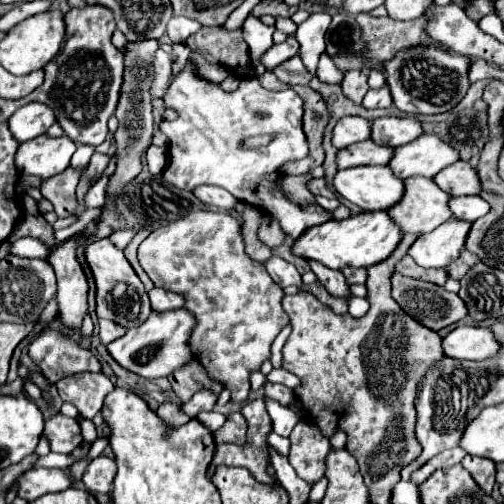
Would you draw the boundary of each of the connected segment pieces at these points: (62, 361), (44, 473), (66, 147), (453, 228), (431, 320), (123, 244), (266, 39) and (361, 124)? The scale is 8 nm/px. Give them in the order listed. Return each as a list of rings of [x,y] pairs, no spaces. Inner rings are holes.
[[[52,329],[40,333],[29,345],[29,357],[41,367],[51,383],[57,383],[63,375],[101,371],[101,363],[91,351],[83,349],[61,331]]]
[[[71,467],[35,469],[19,477],[19,497],[27,501],[35,501],[41,495],[65,491],[73,485],[75,485],[75,479],[71,477]]]
[[[39,135],[19,145],[15,163],[21,175],[37,175],[41,179],[47,179],[69,167],[75,149],[77,145],[67,135]]]
[[[447,221],[445,225],[439,225],[439,229],[427,235],[419,235],[407,253],[421,267],[445,269],[451,261],[459,257],[461,249],[465,247],[469,229],[471,221]]]
[[[393,271],[391,285],[393,285],[391,297],[401,305],[401,309],[409,317],[413,317],[415,321],[419,321],[421,325],[427,325],[433,331],[439,331],[439,329],[443,329],[447,325],[453,325],[453,323],[461,321],[467,315],[465,303],[459,299],[459,295],[457,293],[449,293],[443,287],[437,287],[435,283],[427,283],[427,281],[421,281],[421,279],[405,277],[405,275]]]
[[[123,230],[117,231],[109,236],[110,241],[122,251],[127,247],[135,236],[134,231]]]
[[[249,15],[243,23],[243,37],[249,45],[253,61],[259,61],[259,57],[273,45],[273,31],[275,27],[267,27],[259,21],[259,17]]]
[[[343,117],[333,129],[333,145],[345,149],[371,137],[371,123],[363,117]]]

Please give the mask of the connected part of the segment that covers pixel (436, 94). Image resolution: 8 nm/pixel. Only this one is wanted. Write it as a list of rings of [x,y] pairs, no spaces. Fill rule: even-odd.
[[[415,45],[397,51],[389,61],[381,65],[381,69],[385,73],[393,105],[399,111],[415,115],[433,115],[453,109],[453,105],[457,105],[465,97],[469,89],[467,73],[471,61],[471,57],[451,53],[449,49],[441,49],[439,45]]]

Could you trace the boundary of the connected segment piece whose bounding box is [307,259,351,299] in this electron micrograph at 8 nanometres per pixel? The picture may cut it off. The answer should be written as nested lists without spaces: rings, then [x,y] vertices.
[[[307,259],[311,271],[317,275],[317,279],[325,285],[325,289],[331,293],[331,295],[337,295],[337,297],[343,297],[347,299],[351,293],[349,293],[349,285],[345,281],[345,277],[339,273],[339,271],[333,271],[325,265],[321,265],[319,261],[313,261],[313,259]]]

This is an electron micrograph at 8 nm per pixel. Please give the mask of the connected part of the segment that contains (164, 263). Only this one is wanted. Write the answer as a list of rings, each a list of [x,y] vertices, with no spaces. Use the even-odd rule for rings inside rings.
[[[195,211],[187,217],[171,221],[165,229],[155,229],[141,245],[139,245],[139,263],[149,279],[163,289],[173,289],[185,293],[185,309],[195,313],[197,325],[191,337],[191,349],[195,359],[209,371],[209,377],[219,379],[233,391],[233,401],[245,401],[251,389],[249,371],[259,369],[265,359],[271,357],[269,347],[273,337],[289,323],[287,313],[281,307],[283,289],[269,277],[267,269],[249,259],[243,247],[241,223],[227,213],[213,211]]]

